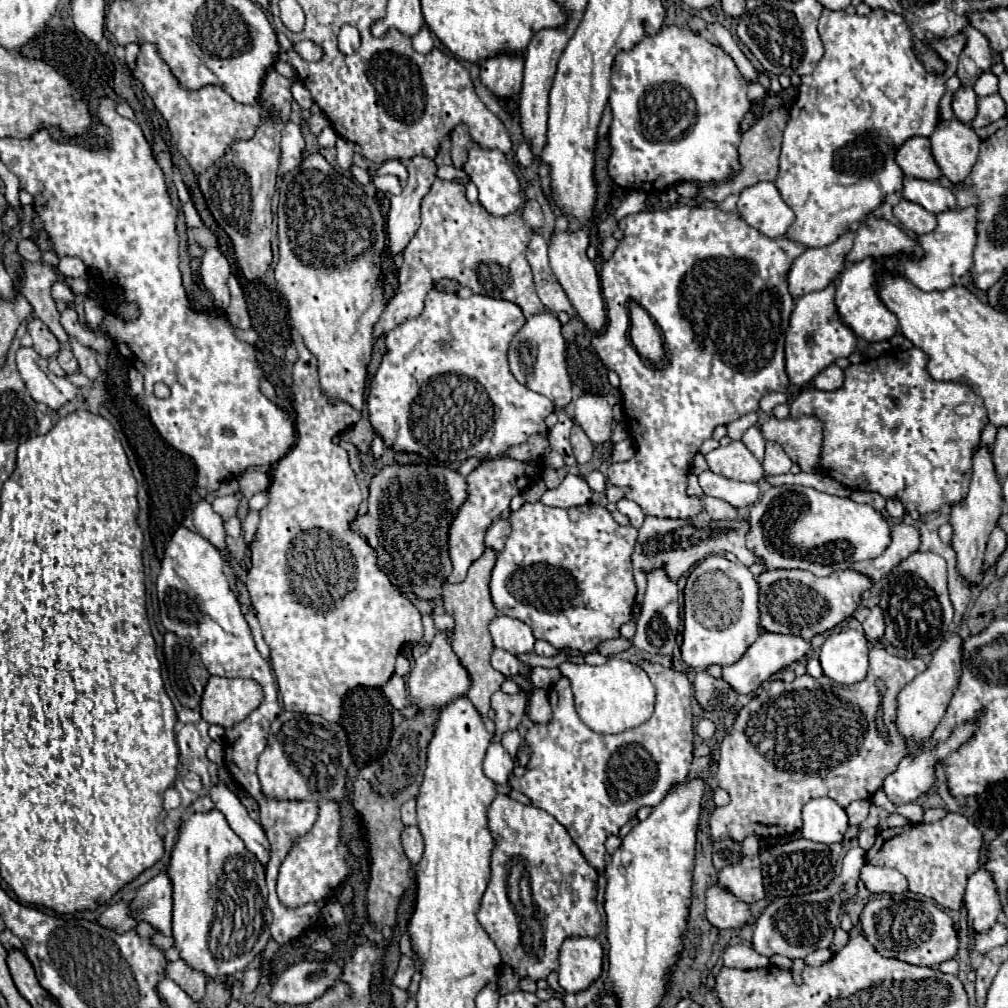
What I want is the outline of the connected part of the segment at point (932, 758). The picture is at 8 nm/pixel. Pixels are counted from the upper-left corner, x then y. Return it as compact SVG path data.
M965 722L955 728L949 742L933 748L929 742L923 746L923 752L917 758L903 758L893 774L889 774L883 782L883 790L887 792L893 804L913 802L919 794L927 792L933 784L933 768L945 758L949 752L959 748L973 734L973 724Z

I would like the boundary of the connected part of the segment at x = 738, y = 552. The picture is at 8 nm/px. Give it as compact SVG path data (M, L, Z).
M645 518L643 526L639 528L639 538L633 552L633 574L637 582L637 596L635 602L641 602L647 586L647 572L655 566L663 566L669 574L669 578L679 580L681 574L685 574L691 566L695 566L699 560L713 556L713 554L725 554L733 552L737 560L745 566L751 566L757 562L757 558L745 548L745 532L747 532L747 520L729 520L729 522L713 522L709 518L687 518L687 520L661 520L661 518Z

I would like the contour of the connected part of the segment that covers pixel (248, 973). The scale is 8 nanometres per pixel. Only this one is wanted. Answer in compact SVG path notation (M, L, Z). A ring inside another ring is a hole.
M257 968L245 970L245 974L243 974L243 992L245 994L249 994L249 992L253 992L257 988L259 976L261 976L261 970L257 970Z

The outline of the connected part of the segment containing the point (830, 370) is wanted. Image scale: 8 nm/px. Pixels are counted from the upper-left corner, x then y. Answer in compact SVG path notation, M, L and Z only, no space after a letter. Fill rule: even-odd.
M835 364L821 370L813 380L813 386L817 390L837 390L841 388L841 384L843 384L843 370L837 368Z

